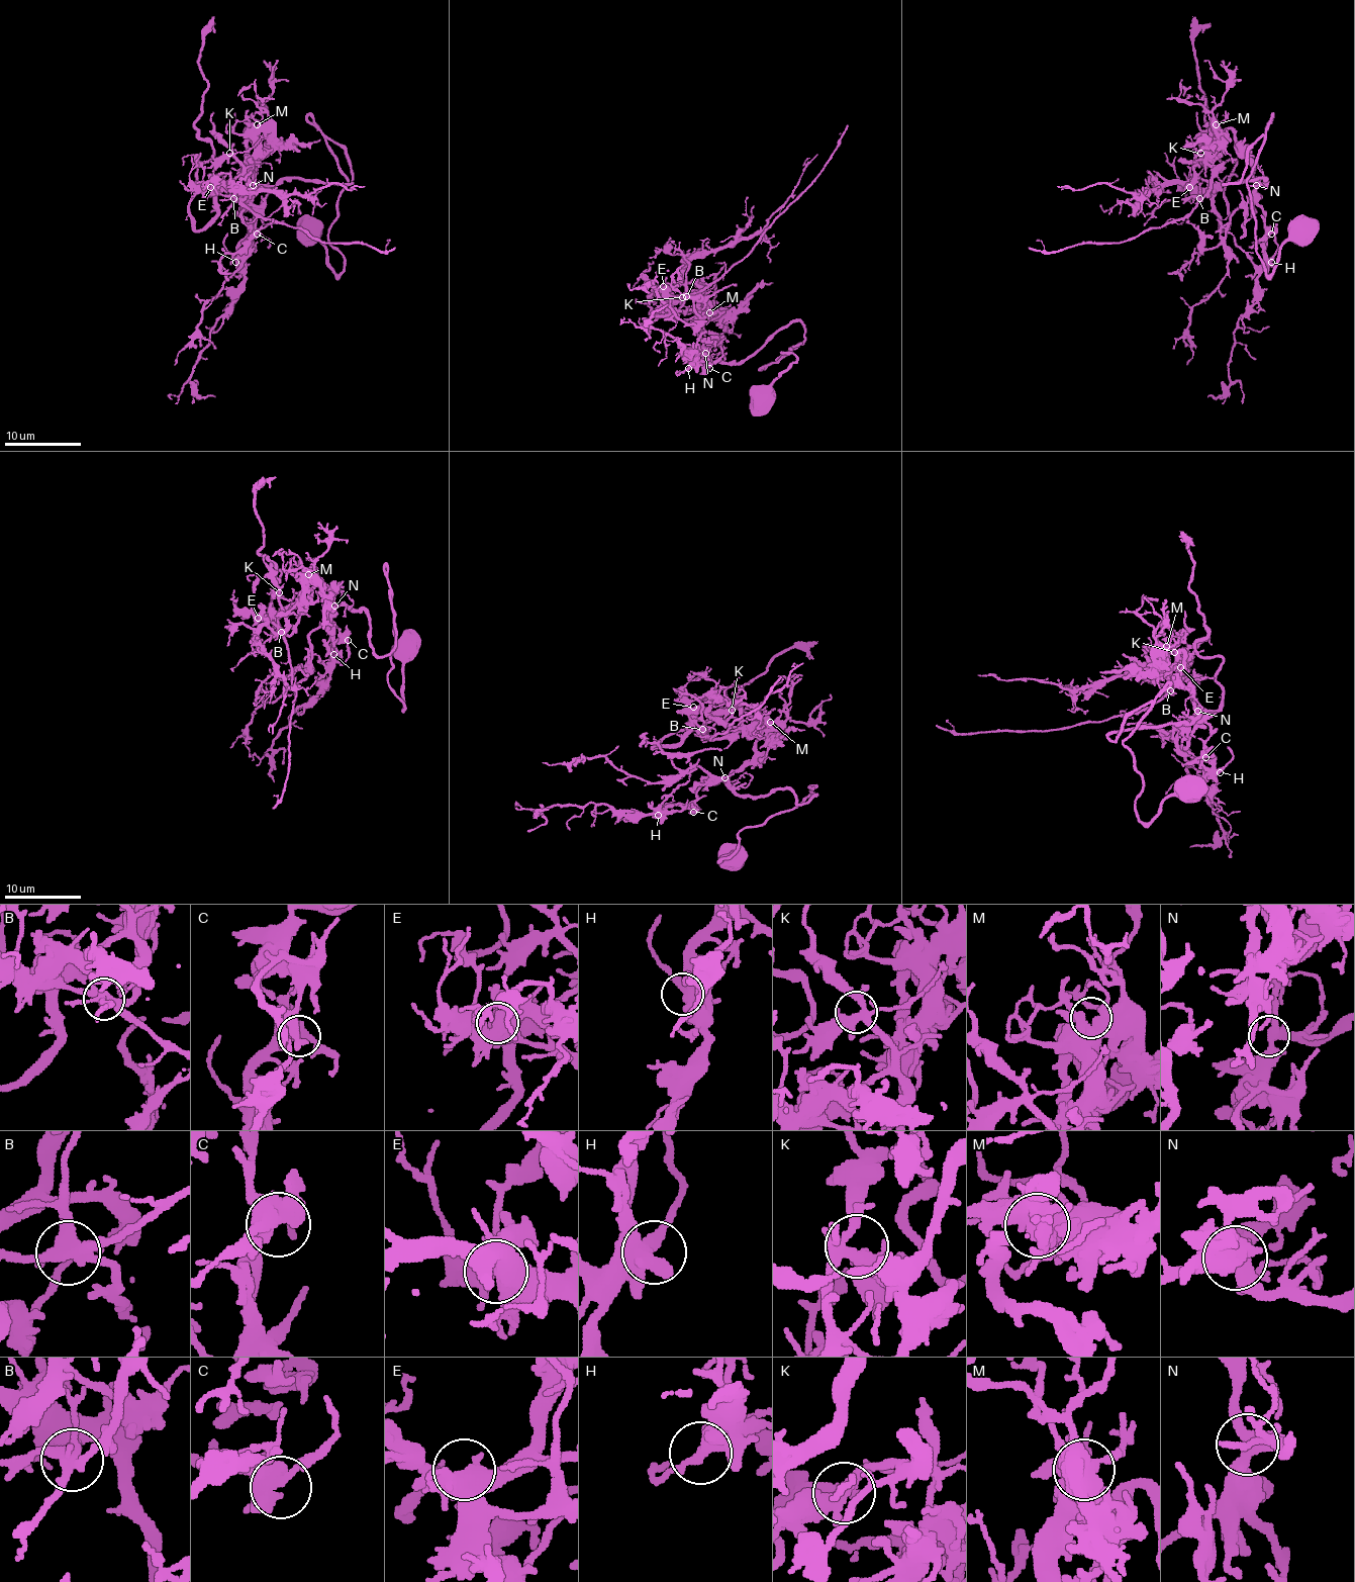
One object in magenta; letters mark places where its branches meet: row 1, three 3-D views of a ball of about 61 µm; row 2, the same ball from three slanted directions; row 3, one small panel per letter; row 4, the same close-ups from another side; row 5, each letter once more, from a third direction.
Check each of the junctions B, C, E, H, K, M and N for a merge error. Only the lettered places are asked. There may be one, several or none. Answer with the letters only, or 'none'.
B

